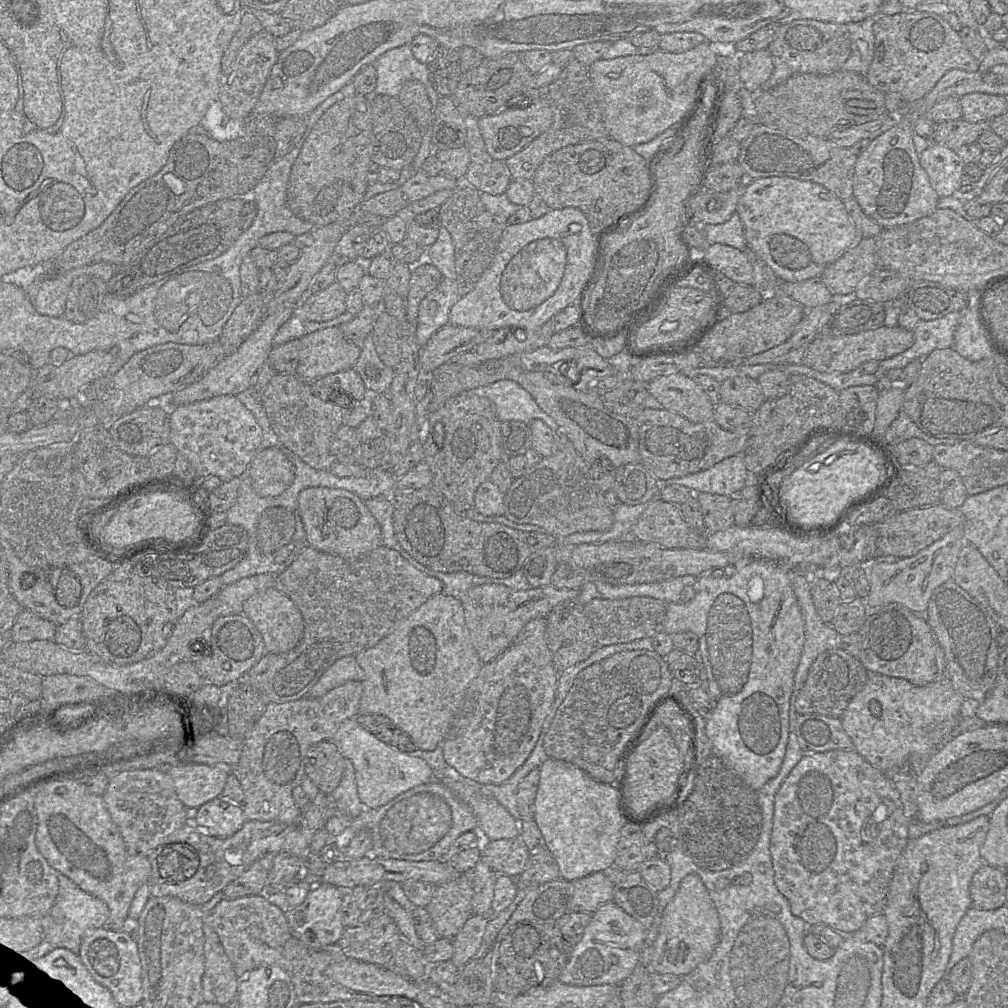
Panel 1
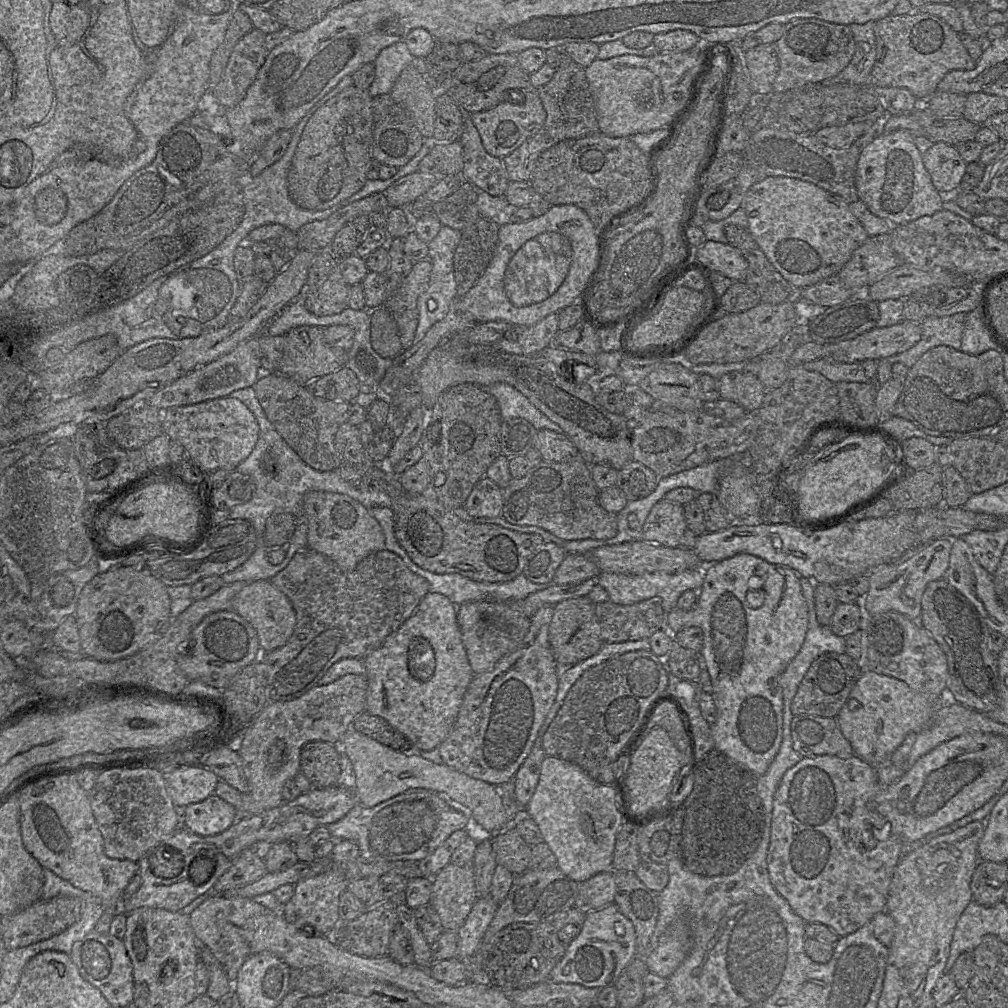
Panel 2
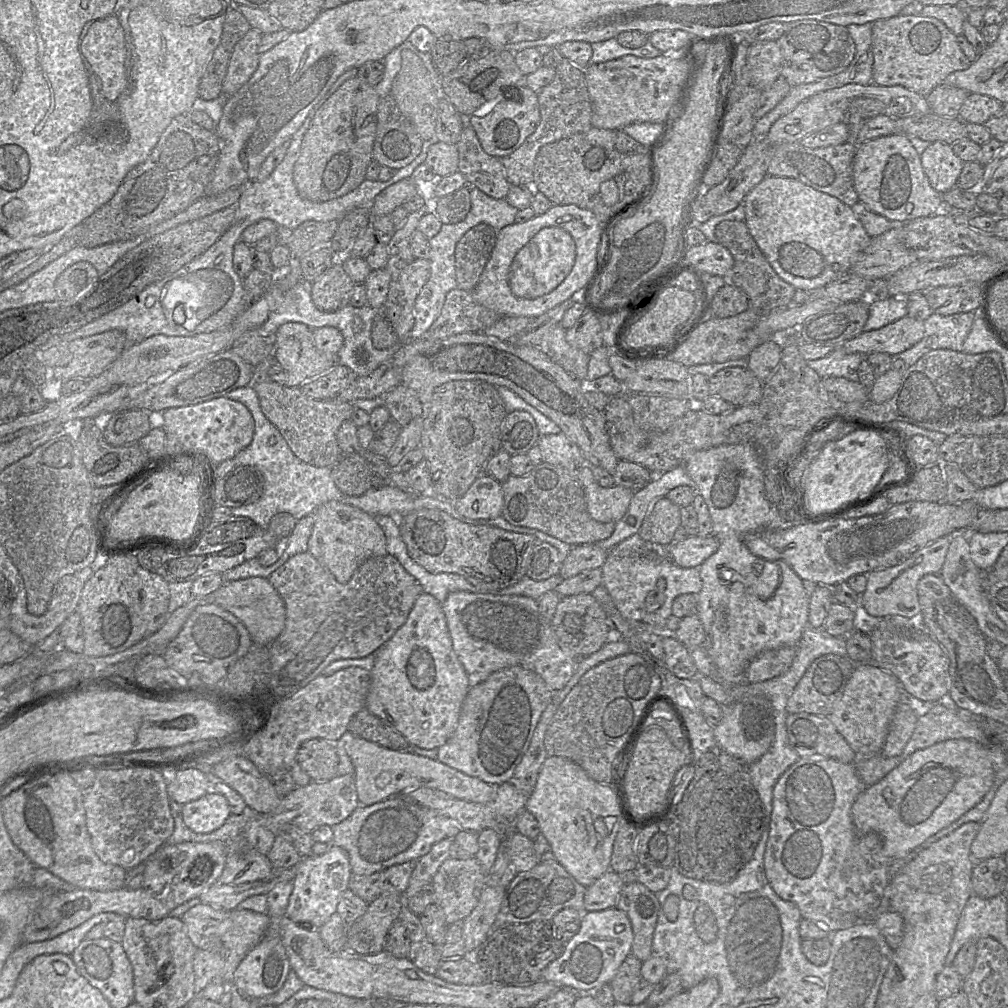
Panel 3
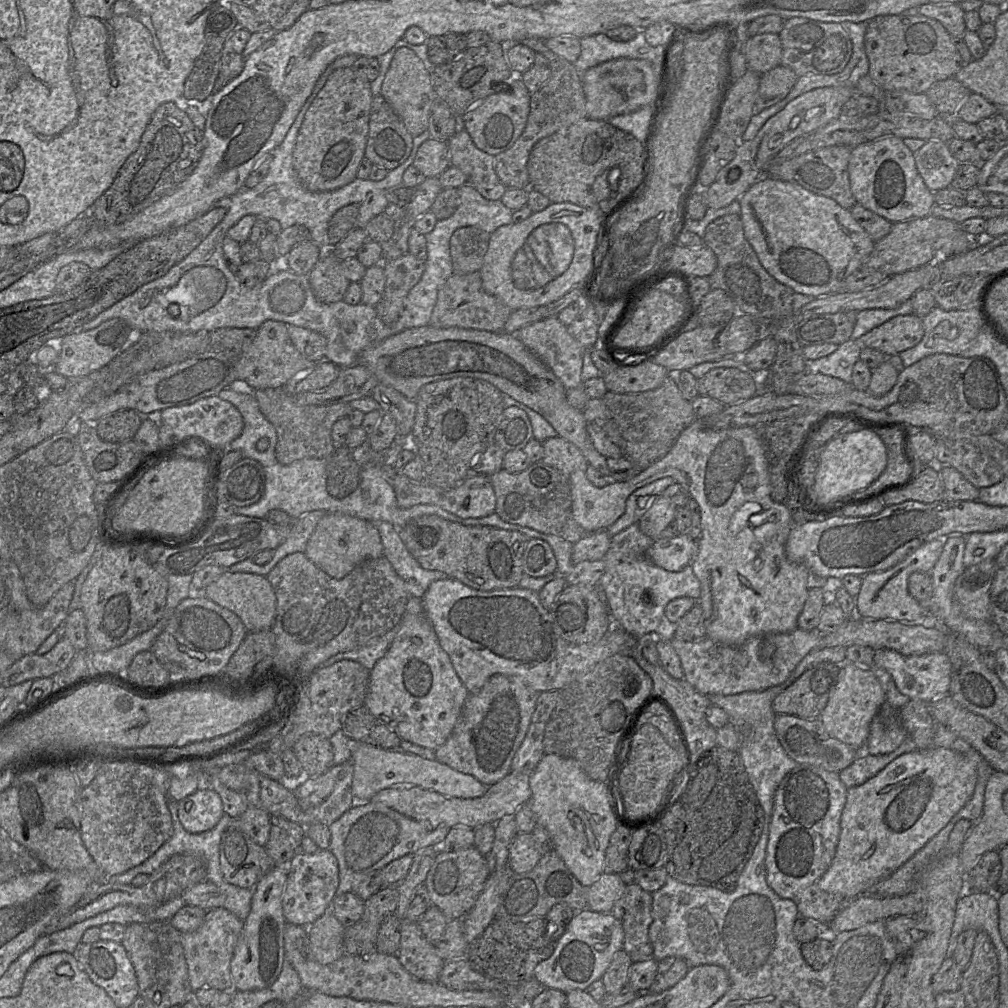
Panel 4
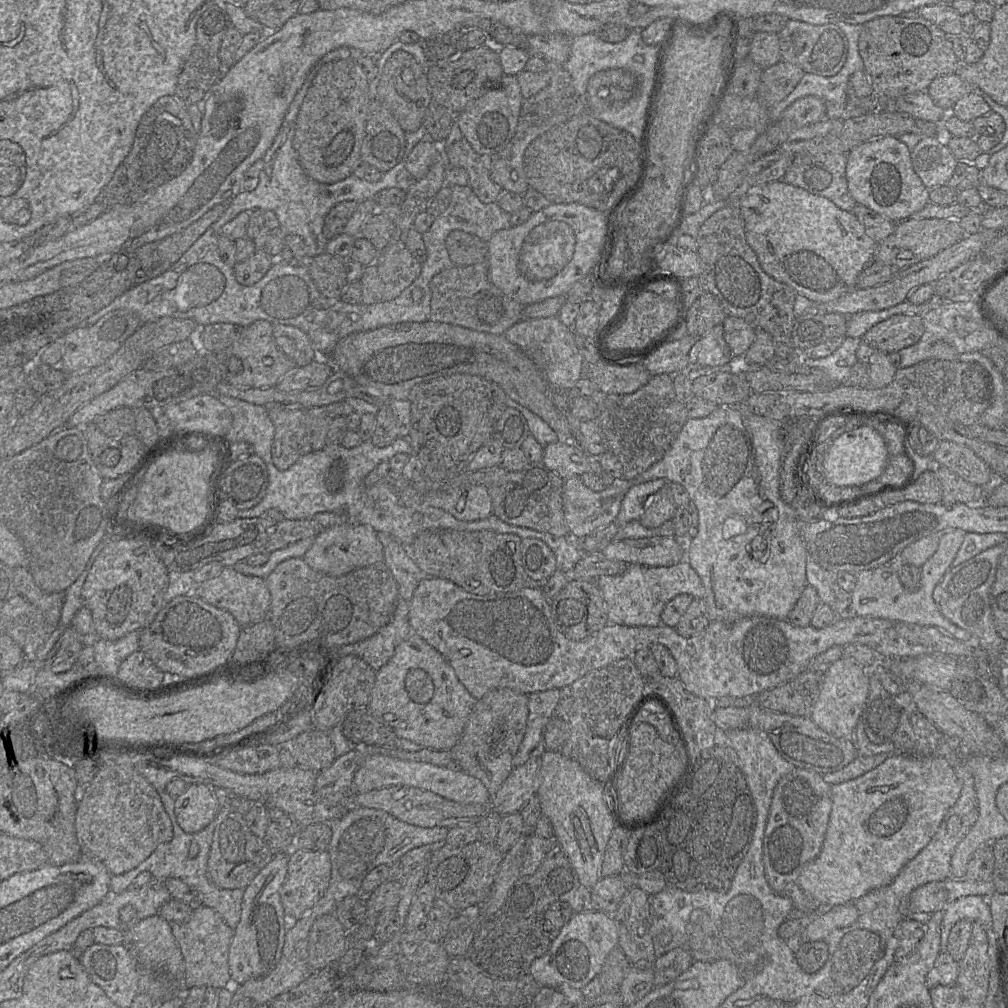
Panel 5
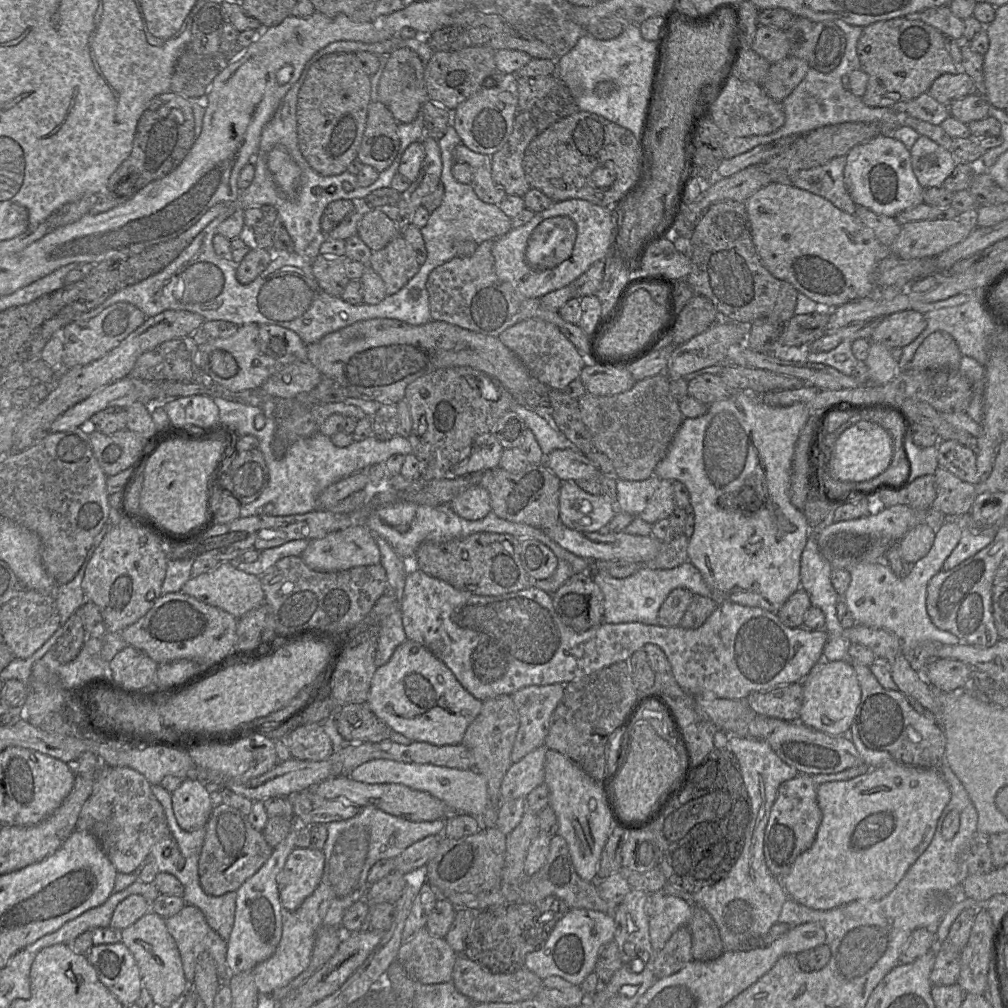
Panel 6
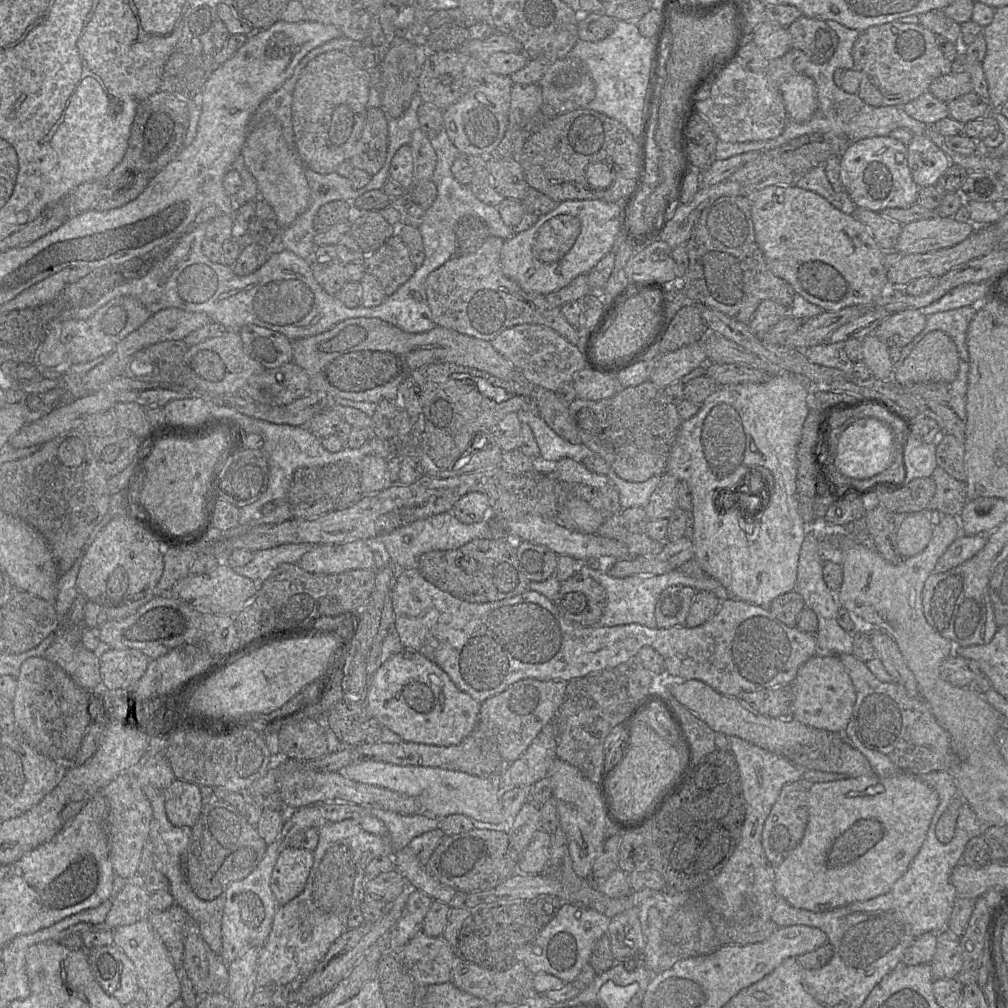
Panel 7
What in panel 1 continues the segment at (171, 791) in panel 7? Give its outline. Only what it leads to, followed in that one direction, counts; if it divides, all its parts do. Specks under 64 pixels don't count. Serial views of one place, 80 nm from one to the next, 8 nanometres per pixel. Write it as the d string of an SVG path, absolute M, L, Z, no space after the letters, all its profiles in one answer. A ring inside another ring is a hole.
M220 796L197 808L194 821L207 835L226 838L240 830L246 818L241 807Z

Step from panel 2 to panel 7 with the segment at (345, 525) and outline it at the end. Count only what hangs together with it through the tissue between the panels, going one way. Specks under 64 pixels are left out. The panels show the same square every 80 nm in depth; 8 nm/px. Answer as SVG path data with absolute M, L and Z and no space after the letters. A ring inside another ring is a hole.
M363 540L316 545L297 563L313 574L339 574L357 569L375 569L374 552Z

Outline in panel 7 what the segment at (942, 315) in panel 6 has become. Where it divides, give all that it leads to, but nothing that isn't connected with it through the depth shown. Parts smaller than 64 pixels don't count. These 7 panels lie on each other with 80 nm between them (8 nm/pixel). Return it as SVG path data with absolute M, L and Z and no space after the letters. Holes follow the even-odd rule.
M977 306L961 308L930 314L926 319L926 326L909 344L902 348L901 357L894 364L894 372L900 368L913 348L930 332L941 330L947 333L954 341L960 360L969 362L967 348L967 329L977 312Z

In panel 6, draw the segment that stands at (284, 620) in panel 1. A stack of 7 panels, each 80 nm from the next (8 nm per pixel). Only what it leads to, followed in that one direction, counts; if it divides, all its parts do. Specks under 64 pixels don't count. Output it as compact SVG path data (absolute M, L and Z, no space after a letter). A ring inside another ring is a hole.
M220 562L216 569L191 577L183 585L181 592L203 603L225 610L237 619L265 602L260 576L247 574L230 562Z

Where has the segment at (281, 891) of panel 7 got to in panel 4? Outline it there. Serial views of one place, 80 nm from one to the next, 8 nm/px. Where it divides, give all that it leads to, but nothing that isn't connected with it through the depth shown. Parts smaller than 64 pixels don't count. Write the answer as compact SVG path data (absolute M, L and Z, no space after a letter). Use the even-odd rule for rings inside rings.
M319 849L313 854L299 850L287 864L287 876L282 895L282 908L288 923L310 926L330 911L339 885L339 868L336 857L329 849Z

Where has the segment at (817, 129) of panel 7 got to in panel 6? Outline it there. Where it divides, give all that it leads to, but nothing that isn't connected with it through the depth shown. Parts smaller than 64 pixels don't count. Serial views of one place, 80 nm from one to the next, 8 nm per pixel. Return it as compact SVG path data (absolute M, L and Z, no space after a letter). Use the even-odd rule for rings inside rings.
M834 20L845 35L845 52L839 65L829 73L821 73L809 68L804 79L781 102L785 114L784 124L776 131L766 135L752 135L735 137L727 135L723 140L723 158L731 159L754 147L770 143L786 136L799 136L816 128L847 122L871 123L878 122L882 125L883 133L892 133L899 127L906 126L906 118L910 116L900 108L869 107L860 97L857 97L844 89L842 78L854 70L860 69L860 61L857 55L857 41L862 33L862 27L853 26L841 20Z

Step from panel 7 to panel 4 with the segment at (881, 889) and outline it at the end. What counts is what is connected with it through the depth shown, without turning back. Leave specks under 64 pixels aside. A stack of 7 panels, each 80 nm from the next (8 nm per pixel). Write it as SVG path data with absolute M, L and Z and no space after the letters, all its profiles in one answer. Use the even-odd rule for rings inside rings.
M931 747L904 753L865 783L848 788L840 819L835 856L818 881L820 889L844 899L854 899L888 877L939 833L970 800L977 783L977 763L947 748Z

